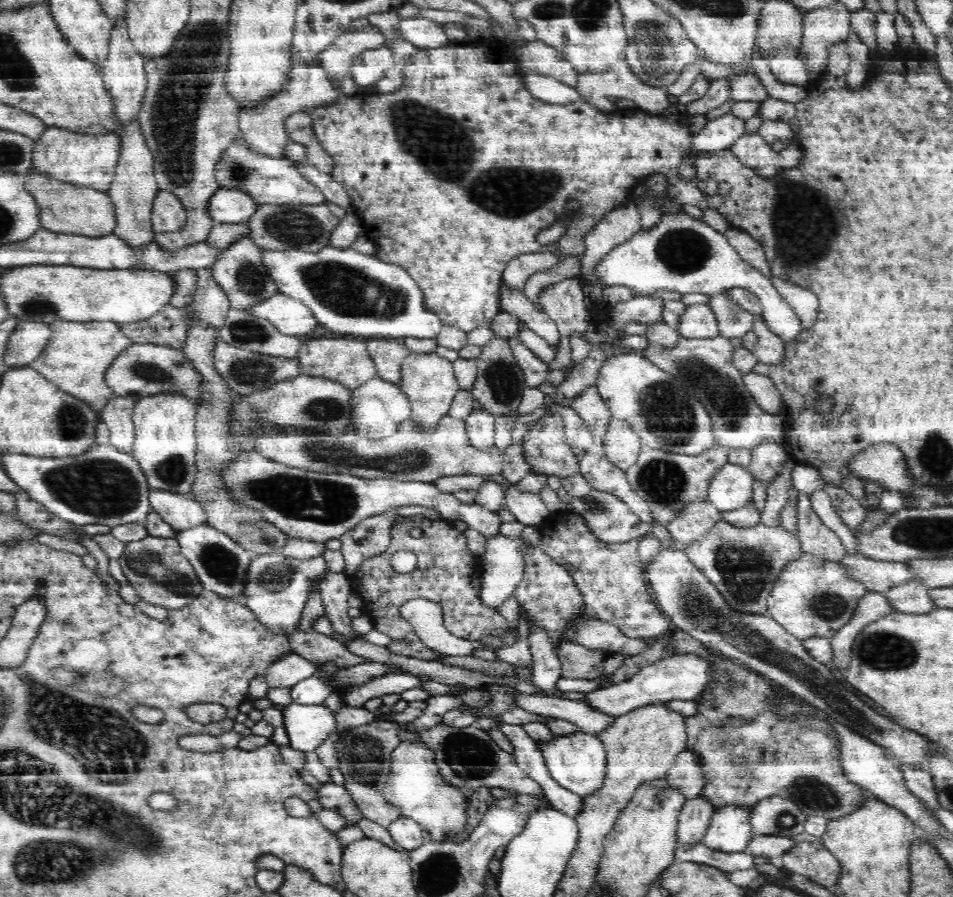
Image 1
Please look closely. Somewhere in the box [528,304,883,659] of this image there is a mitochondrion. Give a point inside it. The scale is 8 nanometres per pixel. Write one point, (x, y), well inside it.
(745, 565)

